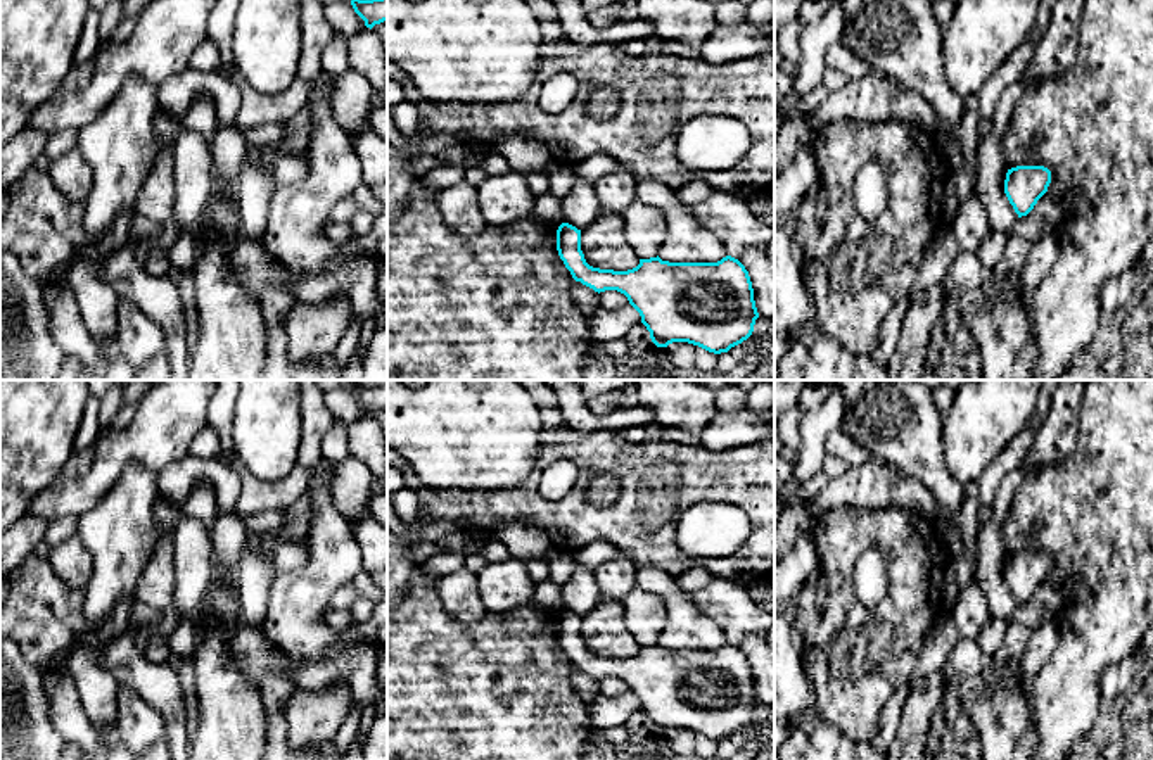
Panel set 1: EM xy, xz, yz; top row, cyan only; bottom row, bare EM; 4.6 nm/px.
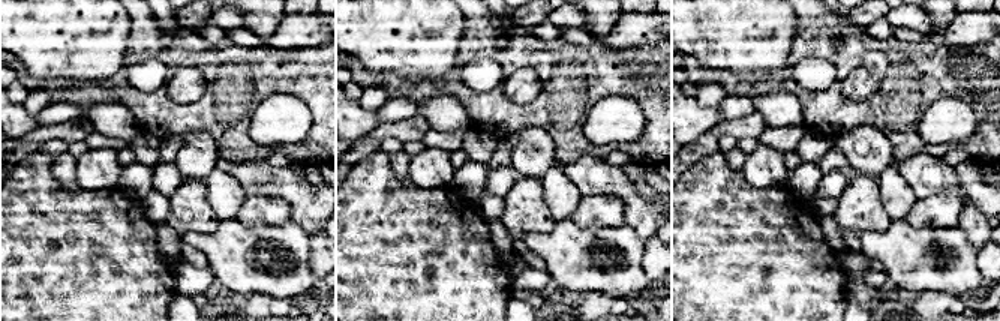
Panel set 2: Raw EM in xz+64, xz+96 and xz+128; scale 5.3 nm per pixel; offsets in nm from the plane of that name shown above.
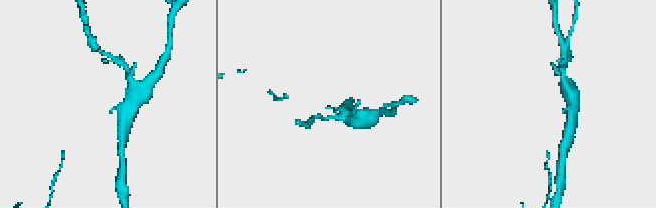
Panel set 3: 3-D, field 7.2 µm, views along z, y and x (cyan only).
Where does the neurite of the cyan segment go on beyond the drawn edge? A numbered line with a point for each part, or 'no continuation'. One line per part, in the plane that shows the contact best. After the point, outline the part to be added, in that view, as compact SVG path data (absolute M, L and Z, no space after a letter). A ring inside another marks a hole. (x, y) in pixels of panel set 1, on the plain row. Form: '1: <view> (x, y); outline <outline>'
no continuation

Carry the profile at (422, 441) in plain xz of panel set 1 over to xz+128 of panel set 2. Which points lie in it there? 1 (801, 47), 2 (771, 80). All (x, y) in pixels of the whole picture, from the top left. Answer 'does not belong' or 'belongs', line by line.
1: does not belong
2: does not belong

